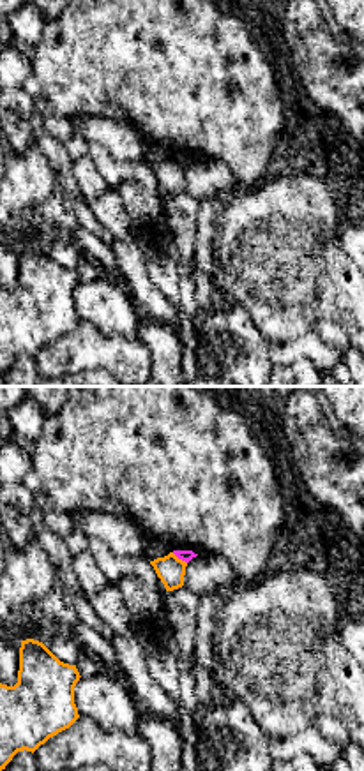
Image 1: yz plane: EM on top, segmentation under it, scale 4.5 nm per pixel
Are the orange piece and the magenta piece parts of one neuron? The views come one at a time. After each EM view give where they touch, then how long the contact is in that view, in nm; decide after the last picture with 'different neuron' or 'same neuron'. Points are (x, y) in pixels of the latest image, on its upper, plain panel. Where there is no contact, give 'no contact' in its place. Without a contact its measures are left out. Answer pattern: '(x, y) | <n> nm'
(177, 163) | 90 nm

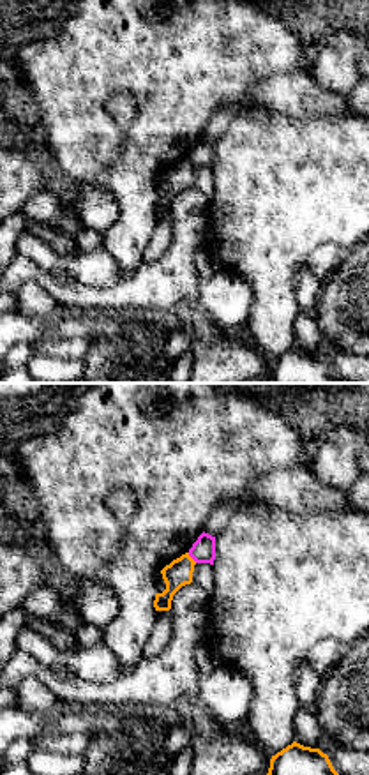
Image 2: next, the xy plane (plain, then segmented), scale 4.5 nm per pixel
(191, 163) | 60 nm

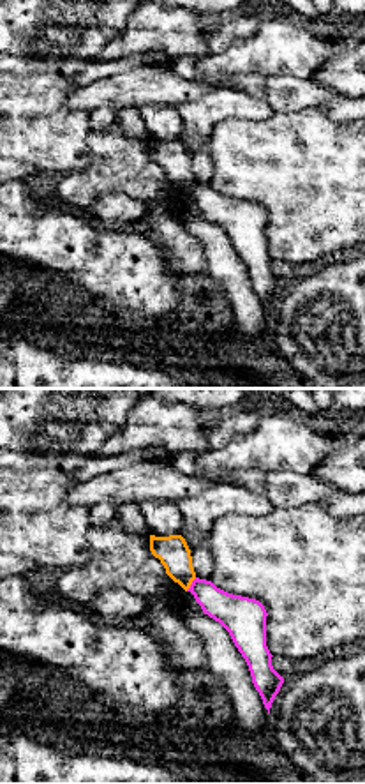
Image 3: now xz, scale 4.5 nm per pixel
(191, 188) | 80 nm

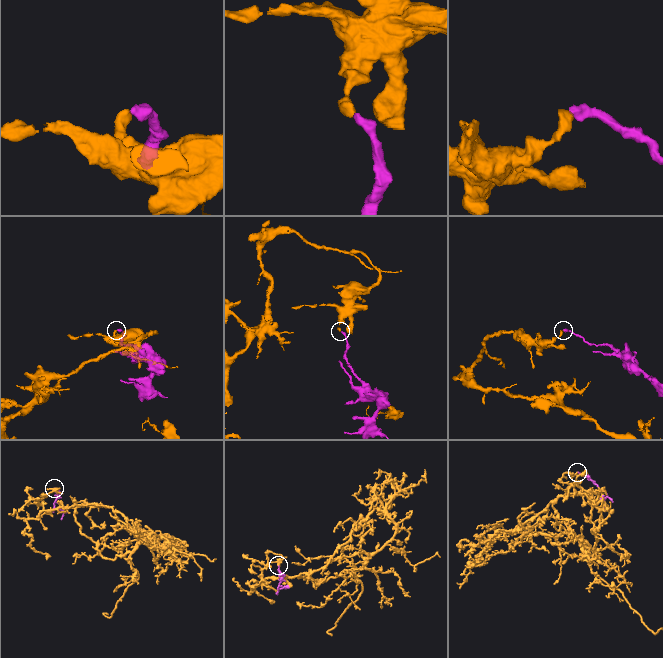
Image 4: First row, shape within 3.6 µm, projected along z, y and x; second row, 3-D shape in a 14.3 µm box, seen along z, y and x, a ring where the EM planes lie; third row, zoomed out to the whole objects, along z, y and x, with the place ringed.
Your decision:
different neuron

